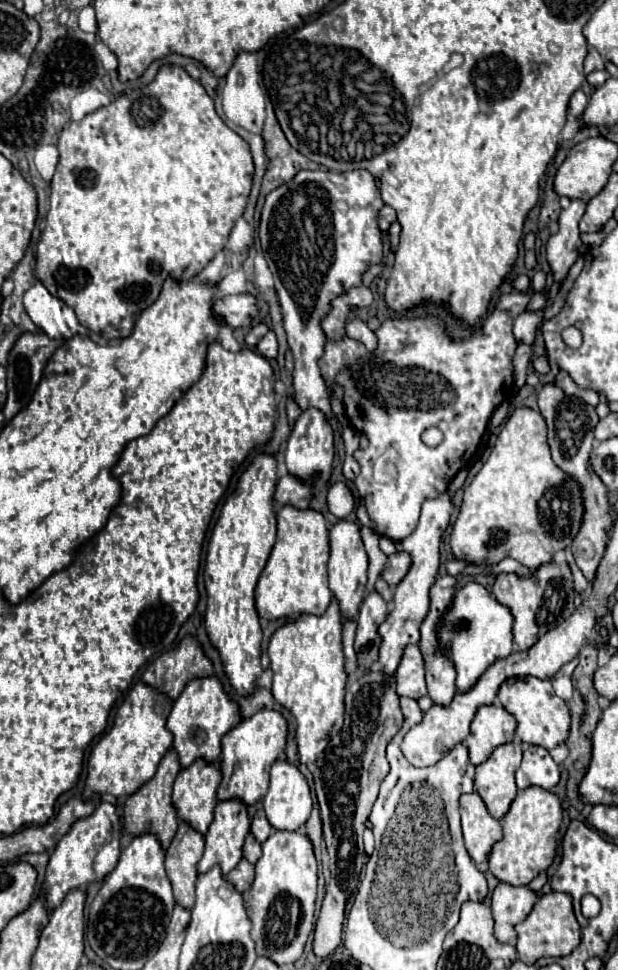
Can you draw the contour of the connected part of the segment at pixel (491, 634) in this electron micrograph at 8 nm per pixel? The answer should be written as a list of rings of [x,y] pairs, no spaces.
[[[468,583],[456,591],[452,607],[444,615],[438,637],[440,645],[452,655],[456,667],[456,687],[458,691],[468,691],[478,677],[492,665],[498,657],[512,653],[512,623],[514,617],[506,605],[496,601],[484,585]]]

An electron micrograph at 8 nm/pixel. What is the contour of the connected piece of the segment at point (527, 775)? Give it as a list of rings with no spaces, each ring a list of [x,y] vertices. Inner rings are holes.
[[[530,745],[524,751],[520,769],[516,771],[518,789],[526,787],[552,789],[558,781],[560,781],[560,767],[554,763],[550,753],[544,747]]]

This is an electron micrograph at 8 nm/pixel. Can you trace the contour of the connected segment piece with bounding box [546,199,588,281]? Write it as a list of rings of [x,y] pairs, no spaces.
[[[580,199],[572,201],[570,207],[560,213],[558,233],[548,239],[546,257],[548,257],[548,263],[552,267],[556,281],[562,281],[568,275],[568,269],[578,259],[578,249],[582,245],[578,223],[586,211],[586,205],[588,203],[580,201]]]

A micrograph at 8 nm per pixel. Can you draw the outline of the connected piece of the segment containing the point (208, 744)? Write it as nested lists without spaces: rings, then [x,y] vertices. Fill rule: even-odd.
[[[216,675],[192,679],[174,701],[172,713],[166,723],[166,727],[174,735],[172,747],[176,749],[182,767],[190,765],[198,757],[204,757],[206,761],[218,761],[222,753],[222,737],[226,735],[230,725],[236,725],[240,719],[240,705],[230,699],[230,695],[224,691],[222,681]]]

